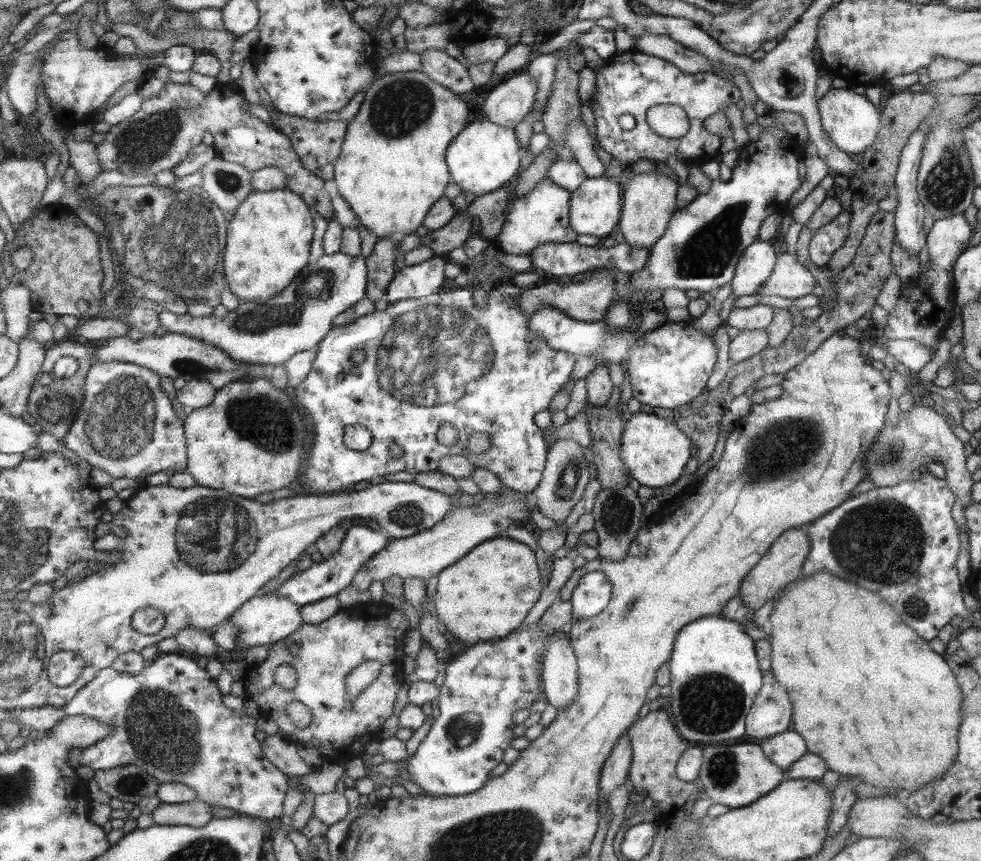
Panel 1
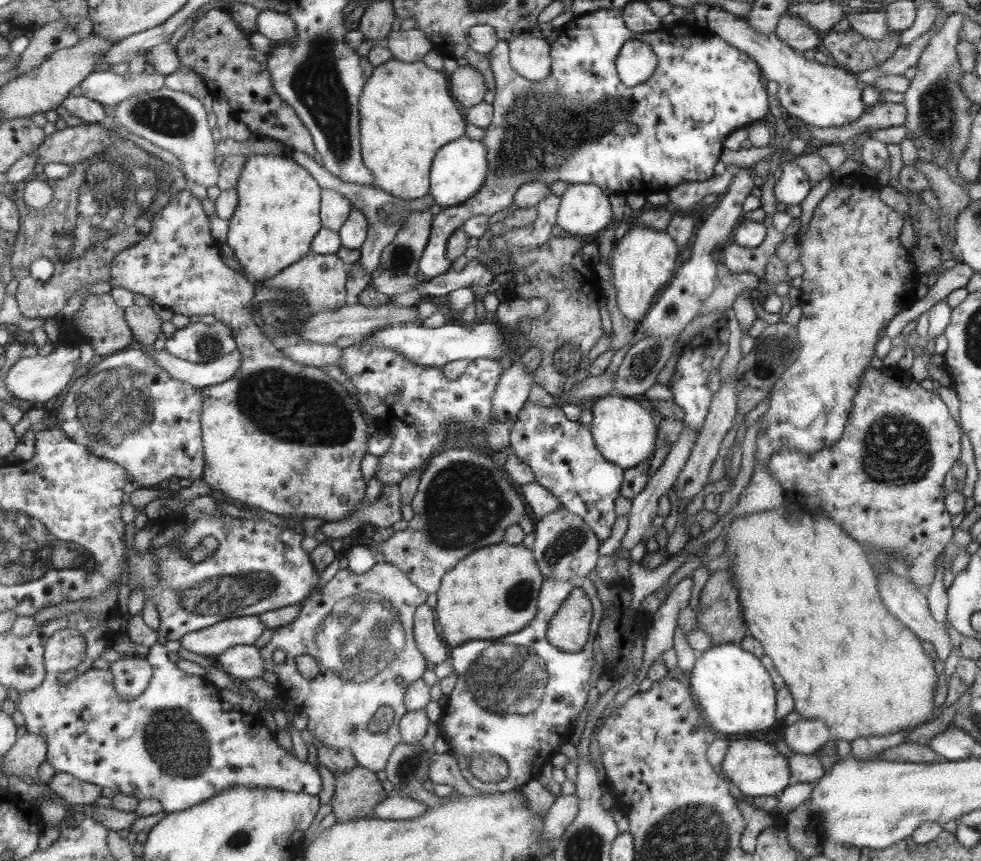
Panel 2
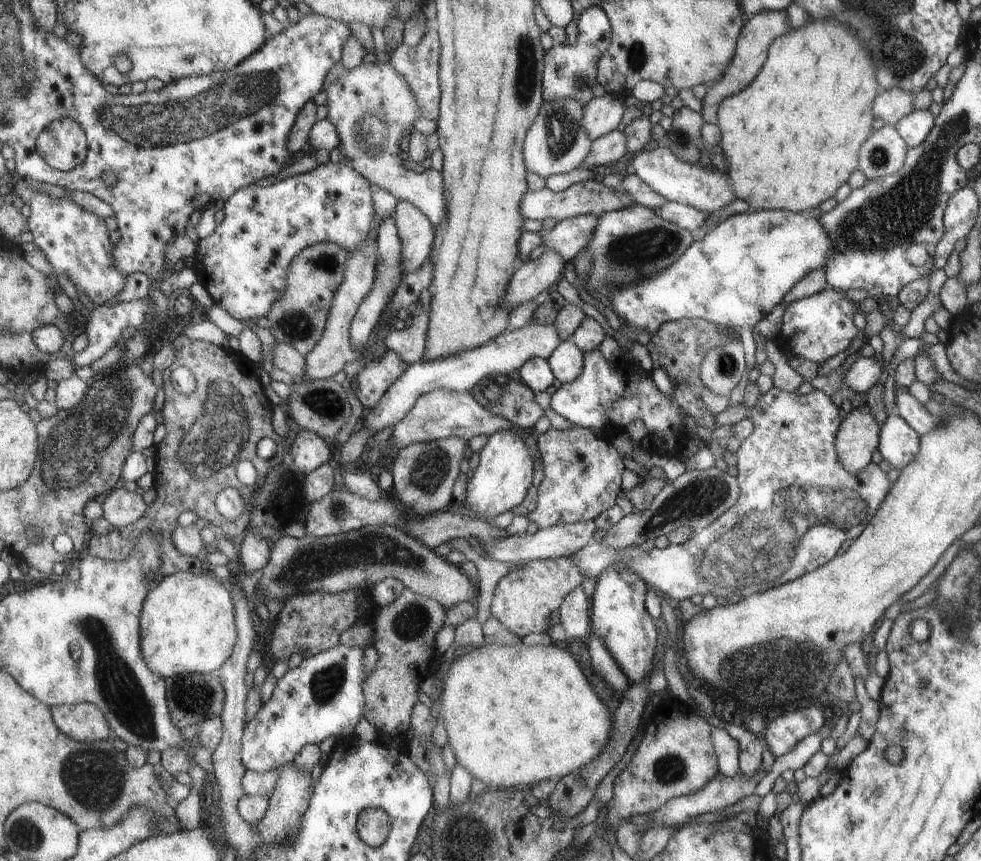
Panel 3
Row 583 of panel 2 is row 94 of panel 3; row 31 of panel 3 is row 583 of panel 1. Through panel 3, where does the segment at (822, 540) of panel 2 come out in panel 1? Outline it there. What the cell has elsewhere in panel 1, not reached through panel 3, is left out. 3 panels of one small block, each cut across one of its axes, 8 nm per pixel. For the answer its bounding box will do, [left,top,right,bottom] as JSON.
[769,571,964,796]

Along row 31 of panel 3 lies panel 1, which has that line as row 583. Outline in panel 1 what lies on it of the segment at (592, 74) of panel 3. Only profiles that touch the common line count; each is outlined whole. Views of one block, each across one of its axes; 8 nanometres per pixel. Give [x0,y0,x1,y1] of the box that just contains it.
[572,571,613,619]

